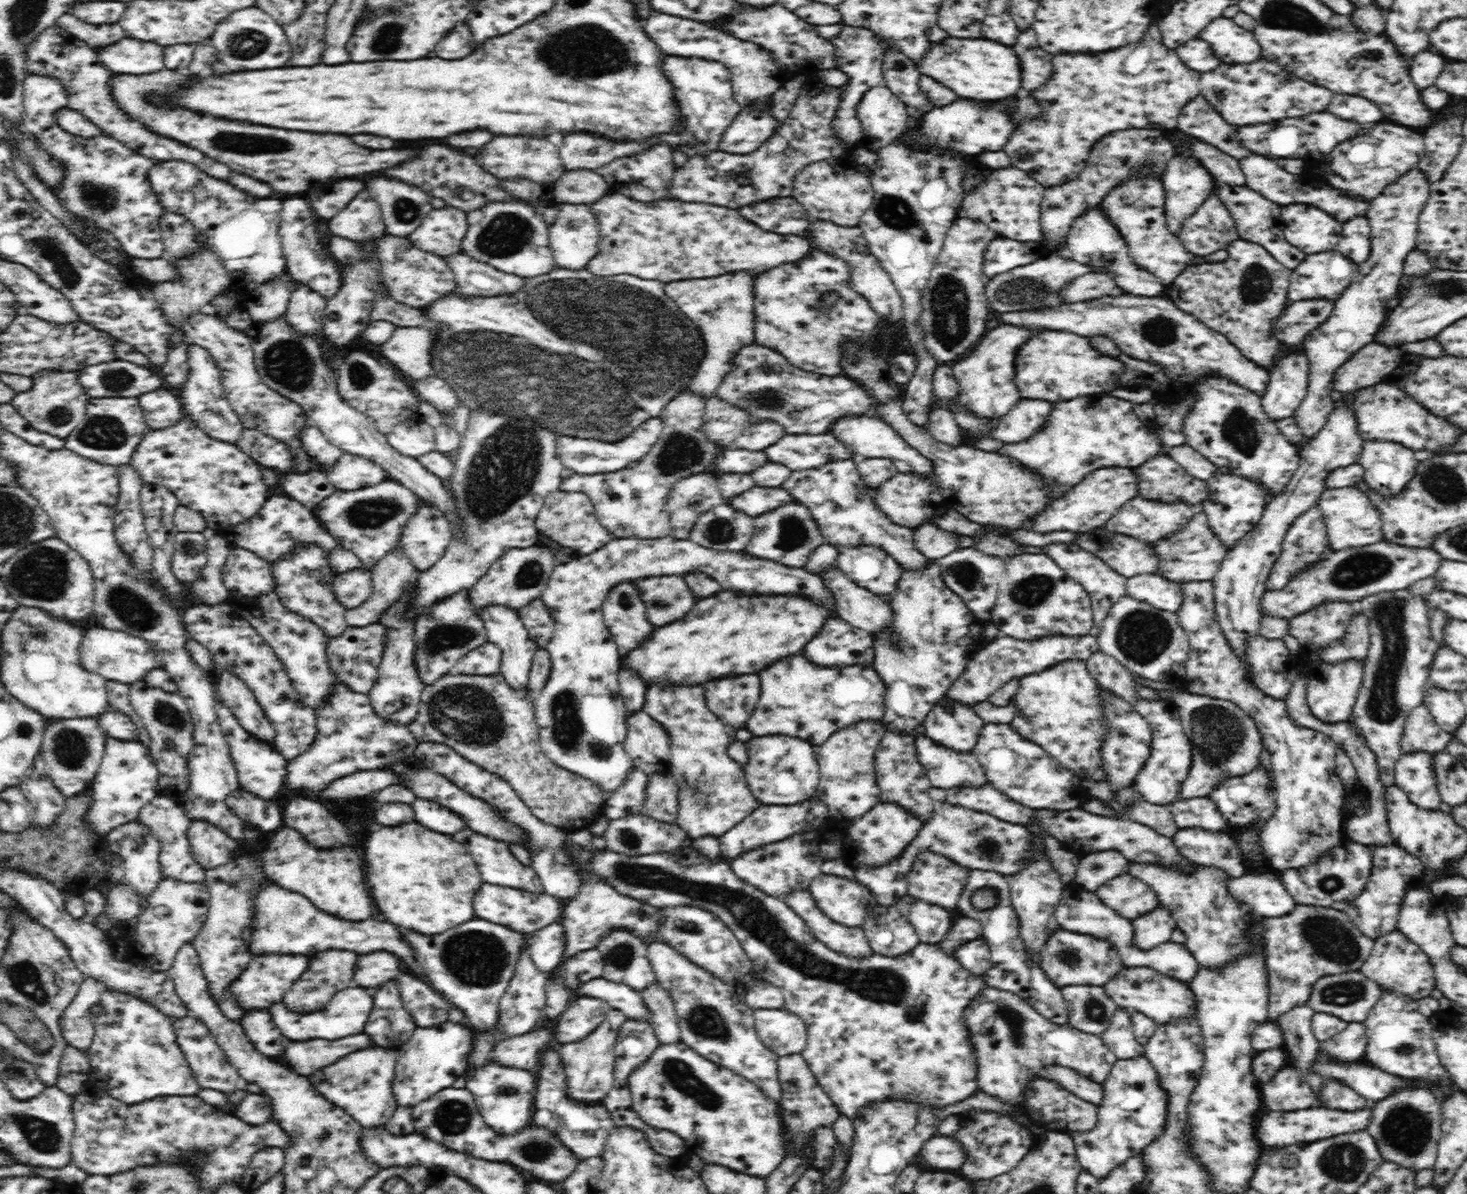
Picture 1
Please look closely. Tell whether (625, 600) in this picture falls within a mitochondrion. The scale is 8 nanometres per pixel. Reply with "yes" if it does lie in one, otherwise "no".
yes

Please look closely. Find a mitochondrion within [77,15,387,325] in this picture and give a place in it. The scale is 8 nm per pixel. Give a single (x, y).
(230, 142)

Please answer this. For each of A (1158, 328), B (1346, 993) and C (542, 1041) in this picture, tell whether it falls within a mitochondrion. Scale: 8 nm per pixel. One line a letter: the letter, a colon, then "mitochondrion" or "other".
A: mitochondrion
B: mitochondrion
C: other

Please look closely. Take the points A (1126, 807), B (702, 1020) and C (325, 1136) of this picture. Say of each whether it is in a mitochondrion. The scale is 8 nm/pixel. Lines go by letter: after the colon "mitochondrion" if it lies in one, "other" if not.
A: other
B: mitochondrion
C: mitochondrion

